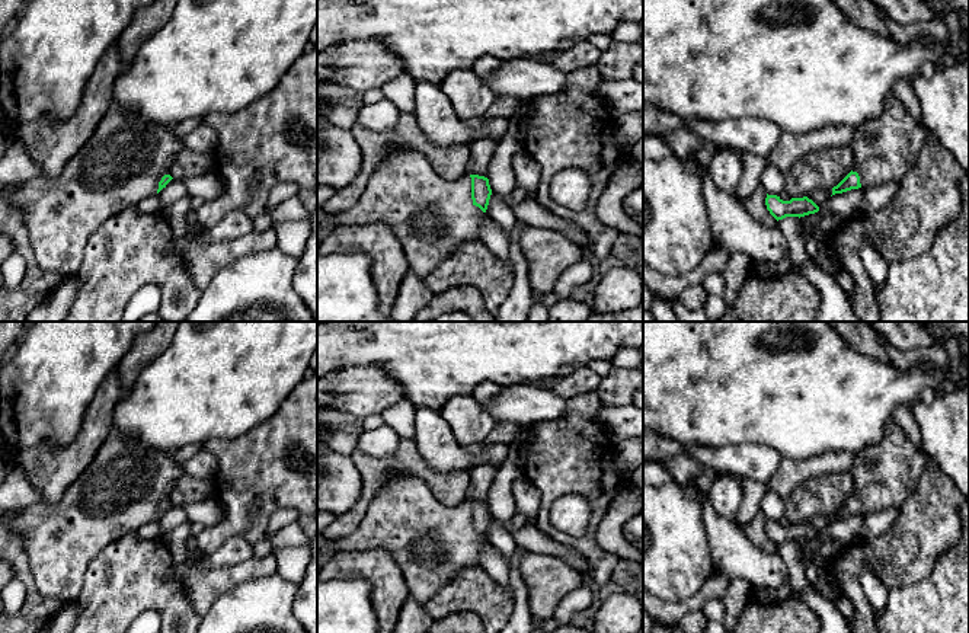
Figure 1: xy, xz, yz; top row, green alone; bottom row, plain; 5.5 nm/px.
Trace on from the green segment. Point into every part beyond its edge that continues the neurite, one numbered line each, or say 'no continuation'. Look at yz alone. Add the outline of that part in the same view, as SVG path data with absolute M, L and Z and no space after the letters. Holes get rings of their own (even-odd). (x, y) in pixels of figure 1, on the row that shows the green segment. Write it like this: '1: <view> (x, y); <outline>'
1: yz (883, 149); M890 95L879 116L854 128L854 135L848 144L853 153L851 170L858 173L863 189L899 182L915 164L927 140L928 134L924 125L909 115L895 95Z

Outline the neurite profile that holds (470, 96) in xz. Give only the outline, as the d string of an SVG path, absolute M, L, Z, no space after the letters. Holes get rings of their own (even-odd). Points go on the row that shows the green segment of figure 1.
M454 70L439 84L458 118L483 116L496 95L473 70Z

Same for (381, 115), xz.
M384 97L378 102L362 105L358 124L377 132L386 132L396 127L399 115L400 111Z

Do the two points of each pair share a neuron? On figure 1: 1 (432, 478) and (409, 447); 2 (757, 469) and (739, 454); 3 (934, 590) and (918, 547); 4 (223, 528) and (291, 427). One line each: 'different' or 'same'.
1: same
2: same
3: different
4: same

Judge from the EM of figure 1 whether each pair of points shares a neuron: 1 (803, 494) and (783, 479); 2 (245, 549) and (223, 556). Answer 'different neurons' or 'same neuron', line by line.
1: different neurons
2: same neuron

